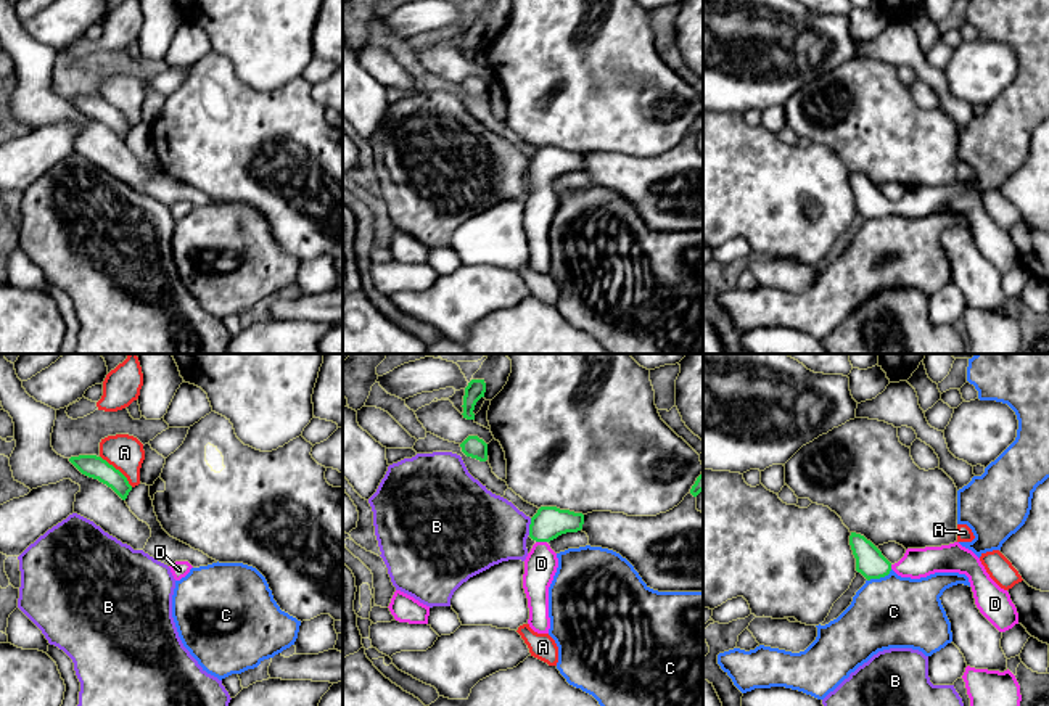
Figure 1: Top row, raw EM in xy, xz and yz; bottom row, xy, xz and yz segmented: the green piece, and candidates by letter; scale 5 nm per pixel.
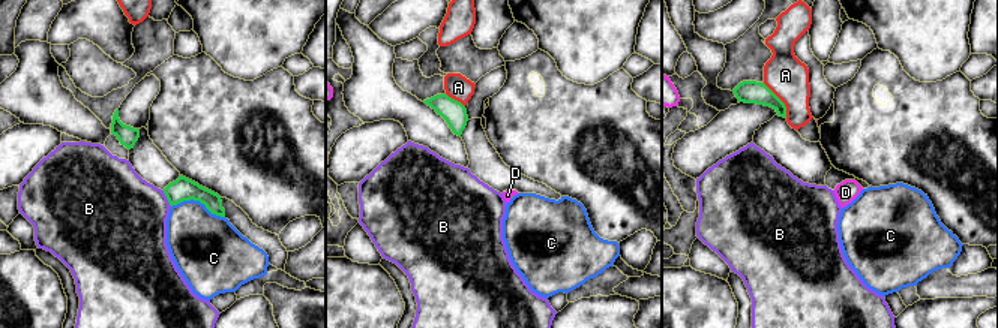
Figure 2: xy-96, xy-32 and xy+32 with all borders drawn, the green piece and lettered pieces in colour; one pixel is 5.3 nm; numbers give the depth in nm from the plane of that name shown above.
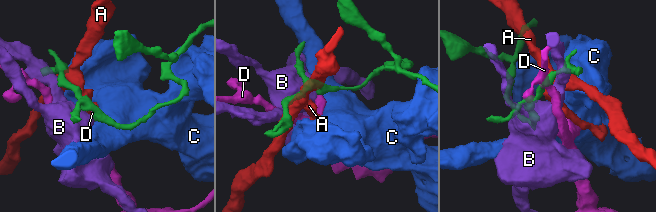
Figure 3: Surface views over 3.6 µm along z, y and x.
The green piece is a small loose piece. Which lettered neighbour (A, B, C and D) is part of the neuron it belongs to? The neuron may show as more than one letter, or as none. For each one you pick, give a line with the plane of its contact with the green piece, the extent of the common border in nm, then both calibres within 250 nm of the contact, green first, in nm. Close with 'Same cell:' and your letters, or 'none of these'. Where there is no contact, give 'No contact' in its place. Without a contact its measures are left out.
D: Touches green in xz. Shared border 60 nm. Thickness 160 nm (green) against 160 nm
Same cell: D

